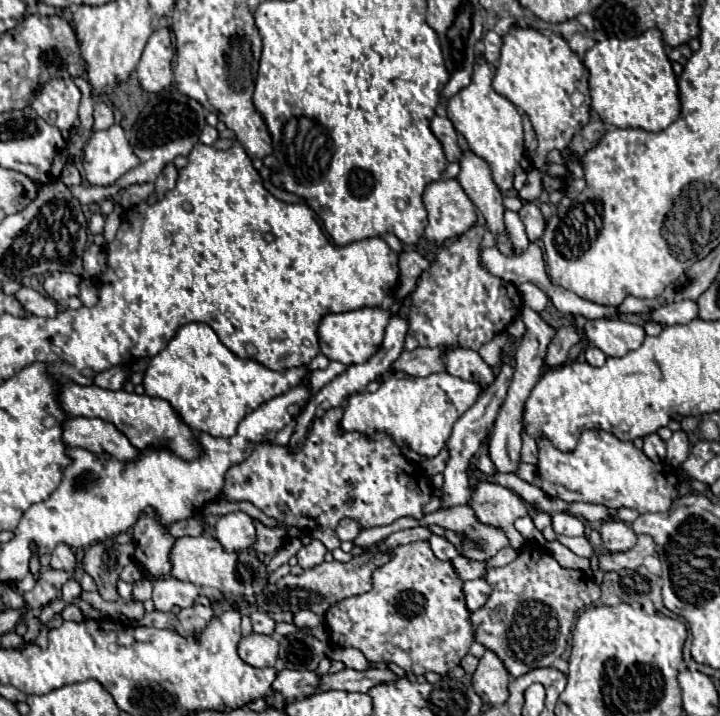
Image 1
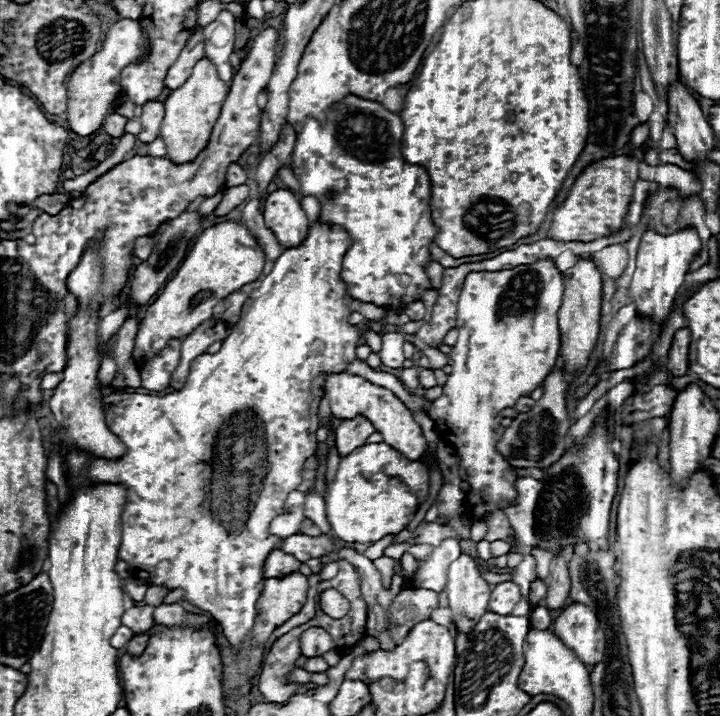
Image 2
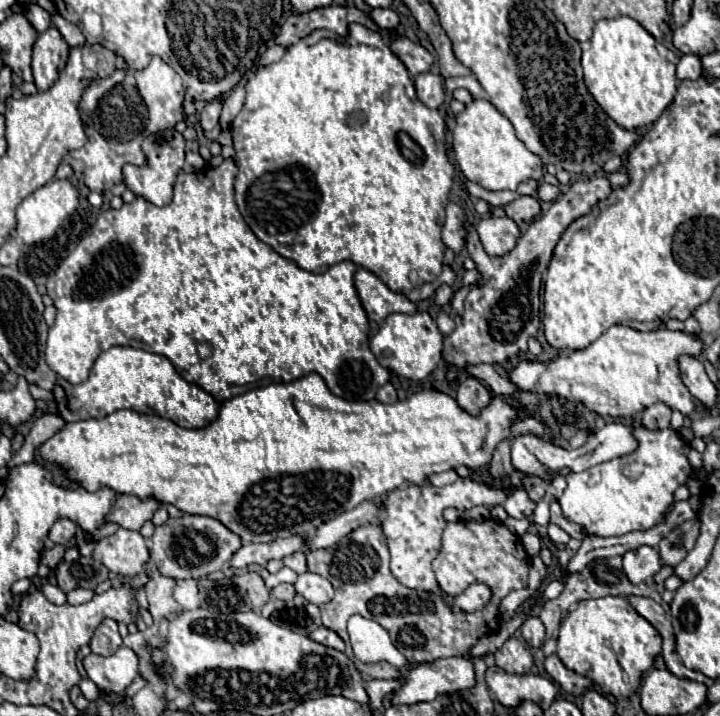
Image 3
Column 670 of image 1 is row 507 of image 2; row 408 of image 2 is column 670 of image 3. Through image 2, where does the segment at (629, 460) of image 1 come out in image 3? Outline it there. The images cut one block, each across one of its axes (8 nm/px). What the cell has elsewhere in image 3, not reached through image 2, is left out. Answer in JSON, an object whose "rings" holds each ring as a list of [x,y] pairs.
{"rings":[[[634,426],[634,436],[638,438],[634,454],[566,476],[566,490],[558,498],[562,514],[566,520],[580,524],[588,534],[624,536],[634,530],[650,530],[674,502],[674,490],[680,484],[686,484],[692,474],[692,466],[686,458],[688,444],[676,430],[668,428],[652,432]]]}

